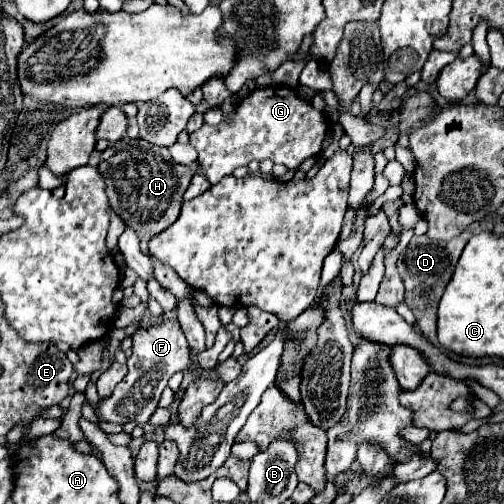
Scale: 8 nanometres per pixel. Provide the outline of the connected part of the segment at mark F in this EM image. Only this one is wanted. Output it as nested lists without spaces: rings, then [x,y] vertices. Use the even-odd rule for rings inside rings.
[[[161,320],[157,324],[149,324],[145,328],[139,328],[133,334],[133,354],[127,360],[129,362],[129,372],[125,376],[123,382],[117,384],[115,392],[105,398],[99,400],[99,410],[103,414],[103,418],[107,422],[113,424],[127,424],[127,422],[137,422],[139,426],[147,424],[151,414],[157,408],[157,402],[161,398],[163,388],[167,386],[169,378],[175,372],[181,370],[203,370],[203,372],[213,372],[217,366],[217,356],[219,352],[225,348],[225,344],[231,340],[231,332],[227,332],[227,328],[219,328],[217,332],[217,340],[213,344],[213,348],[201,352],[201,354],[191,354],[187,350],[187,340],[183,336],[183,330],[179,326],[177,320]]]

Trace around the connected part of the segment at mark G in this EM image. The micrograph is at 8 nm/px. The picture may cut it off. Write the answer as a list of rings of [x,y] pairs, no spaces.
[[[271,86],[251,92],[237,108],[233,120],[223,120],[219,126],[203,124],[191,134],[191,146],[199,152],[199,164],[211,184],[217,184],[223,176],[229,176],[235,168],[247,166],[251,160],[271,158],[275,164],[283,164],[287,170],[297,170],[307,158],[321,154],[323,140],[331,122],[321,110],[315,110],[311,102],[297,96],[293,88]]]

